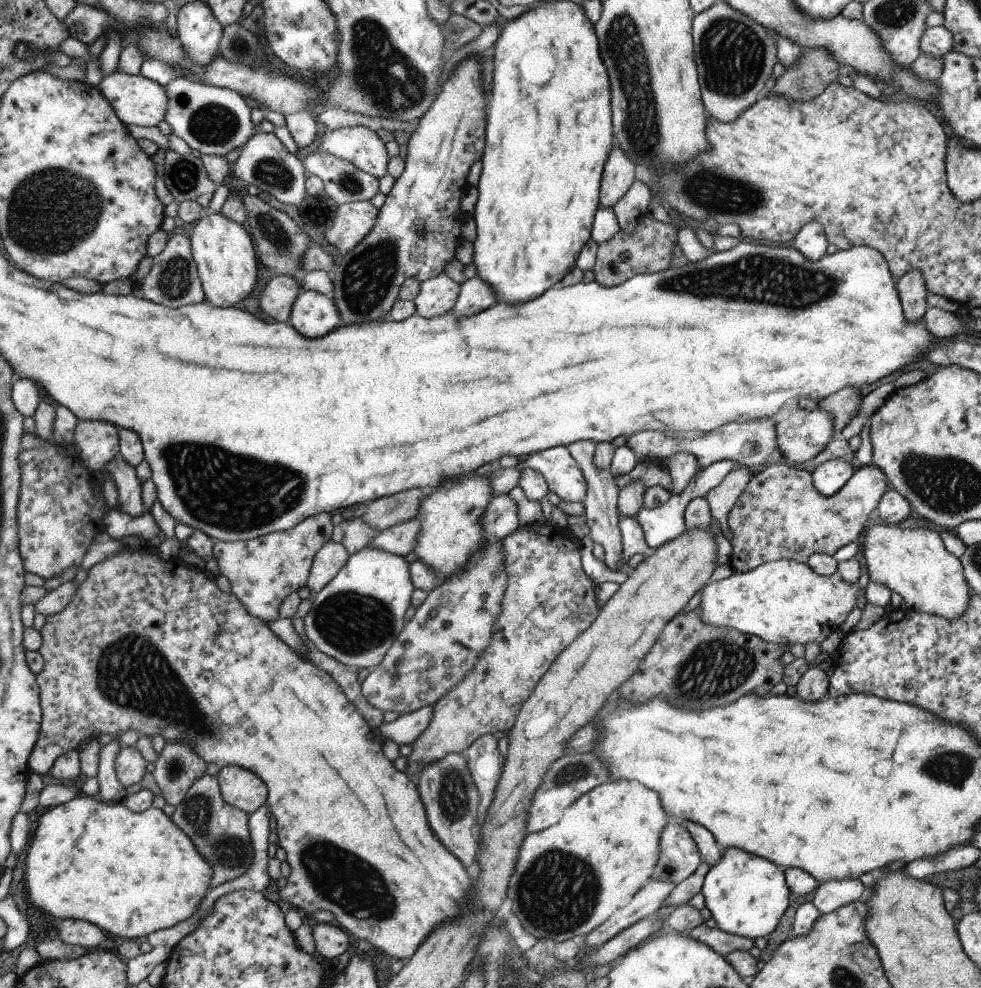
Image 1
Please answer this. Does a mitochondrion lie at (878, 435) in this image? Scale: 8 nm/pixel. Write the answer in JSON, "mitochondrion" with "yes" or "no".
{"mitochondrion":"no"}

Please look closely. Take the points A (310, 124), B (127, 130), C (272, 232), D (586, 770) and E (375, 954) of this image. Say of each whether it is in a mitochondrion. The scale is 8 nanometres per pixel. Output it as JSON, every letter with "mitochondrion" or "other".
{"A":"other","B":"other","C":"mitochondrion","D":"mitochondrion","E":"other"}

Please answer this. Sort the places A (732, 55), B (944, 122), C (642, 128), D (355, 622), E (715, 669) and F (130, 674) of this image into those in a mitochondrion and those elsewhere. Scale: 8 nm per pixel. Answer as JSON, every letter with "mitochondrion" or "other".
{"A":"mitochondrion","B":"other","C":"mitochondrion","D":"mitochondrion","E":"mitochondrion","F":"mitochondrion"}

